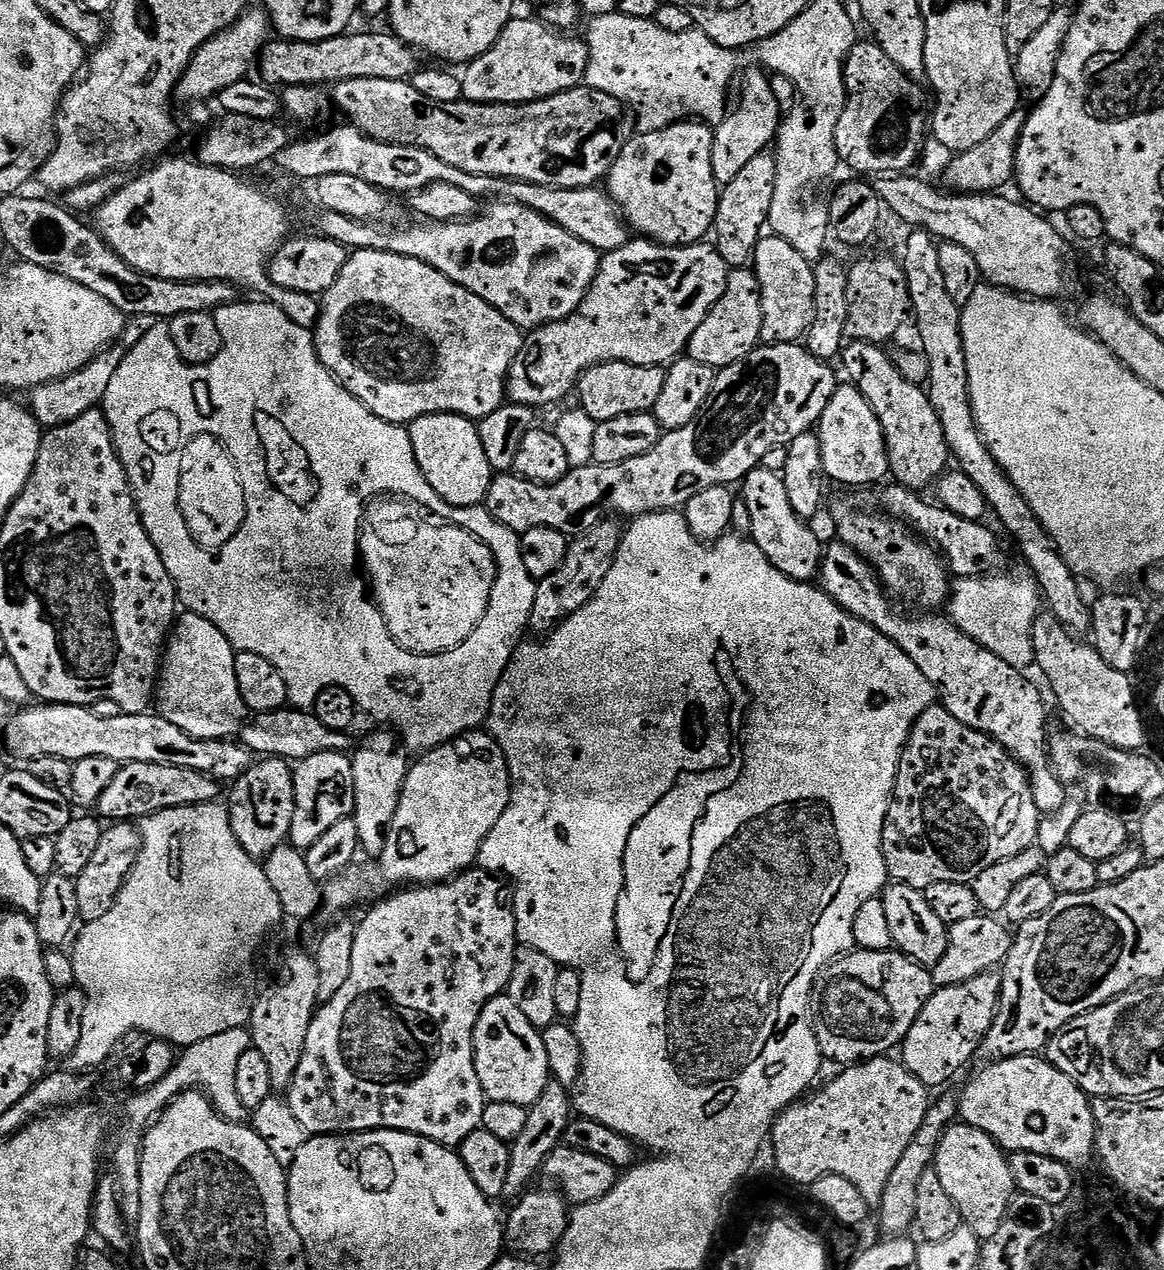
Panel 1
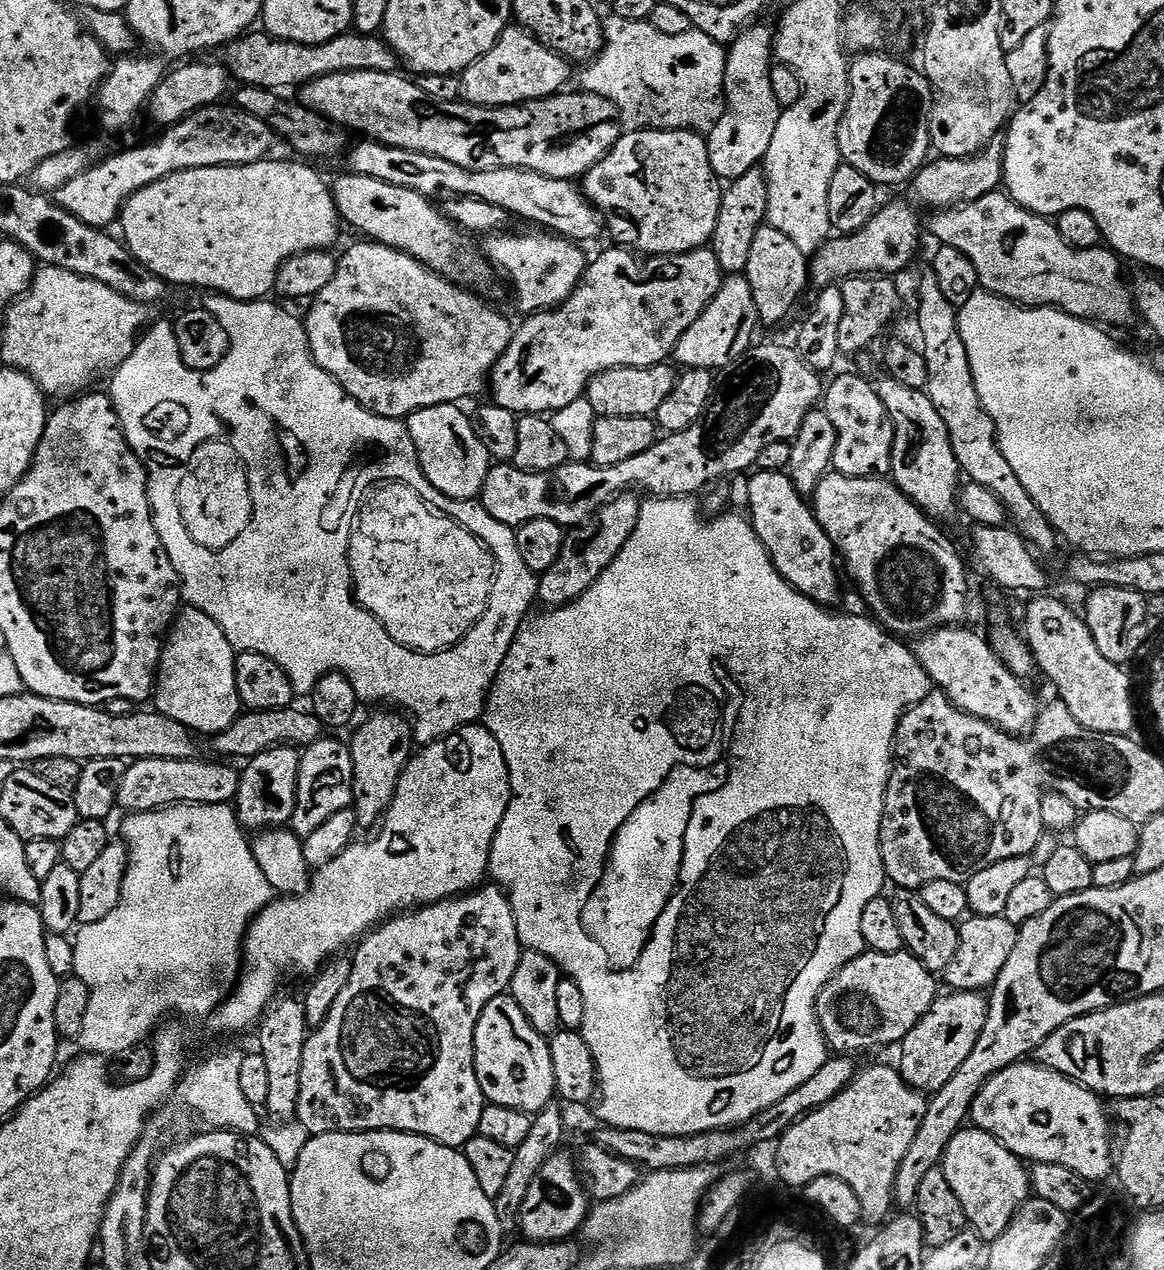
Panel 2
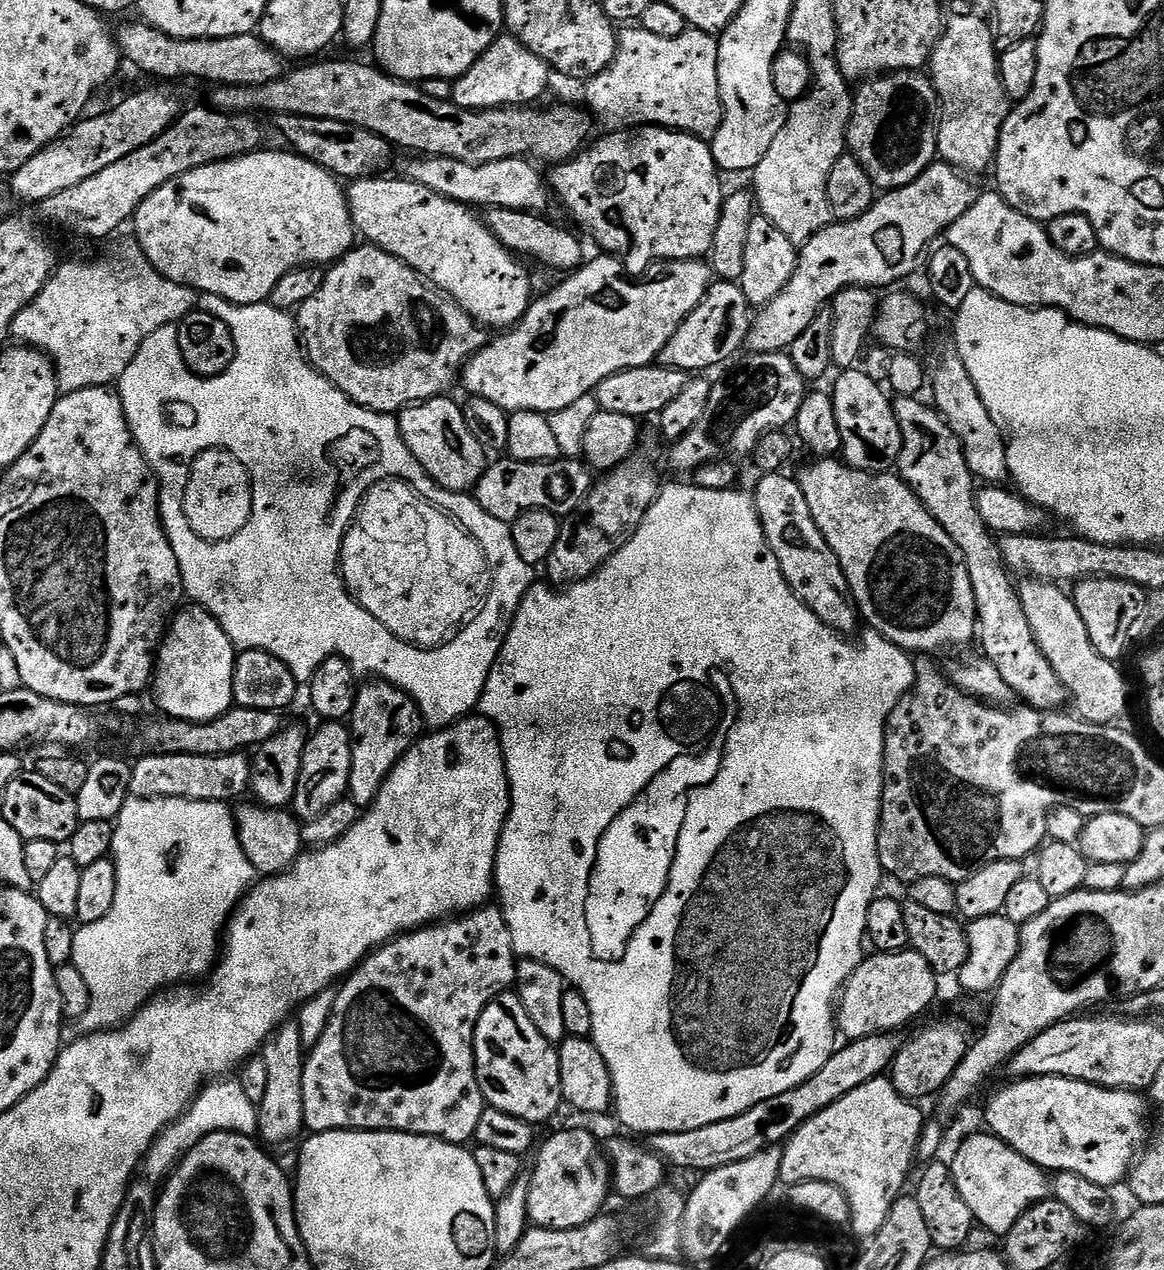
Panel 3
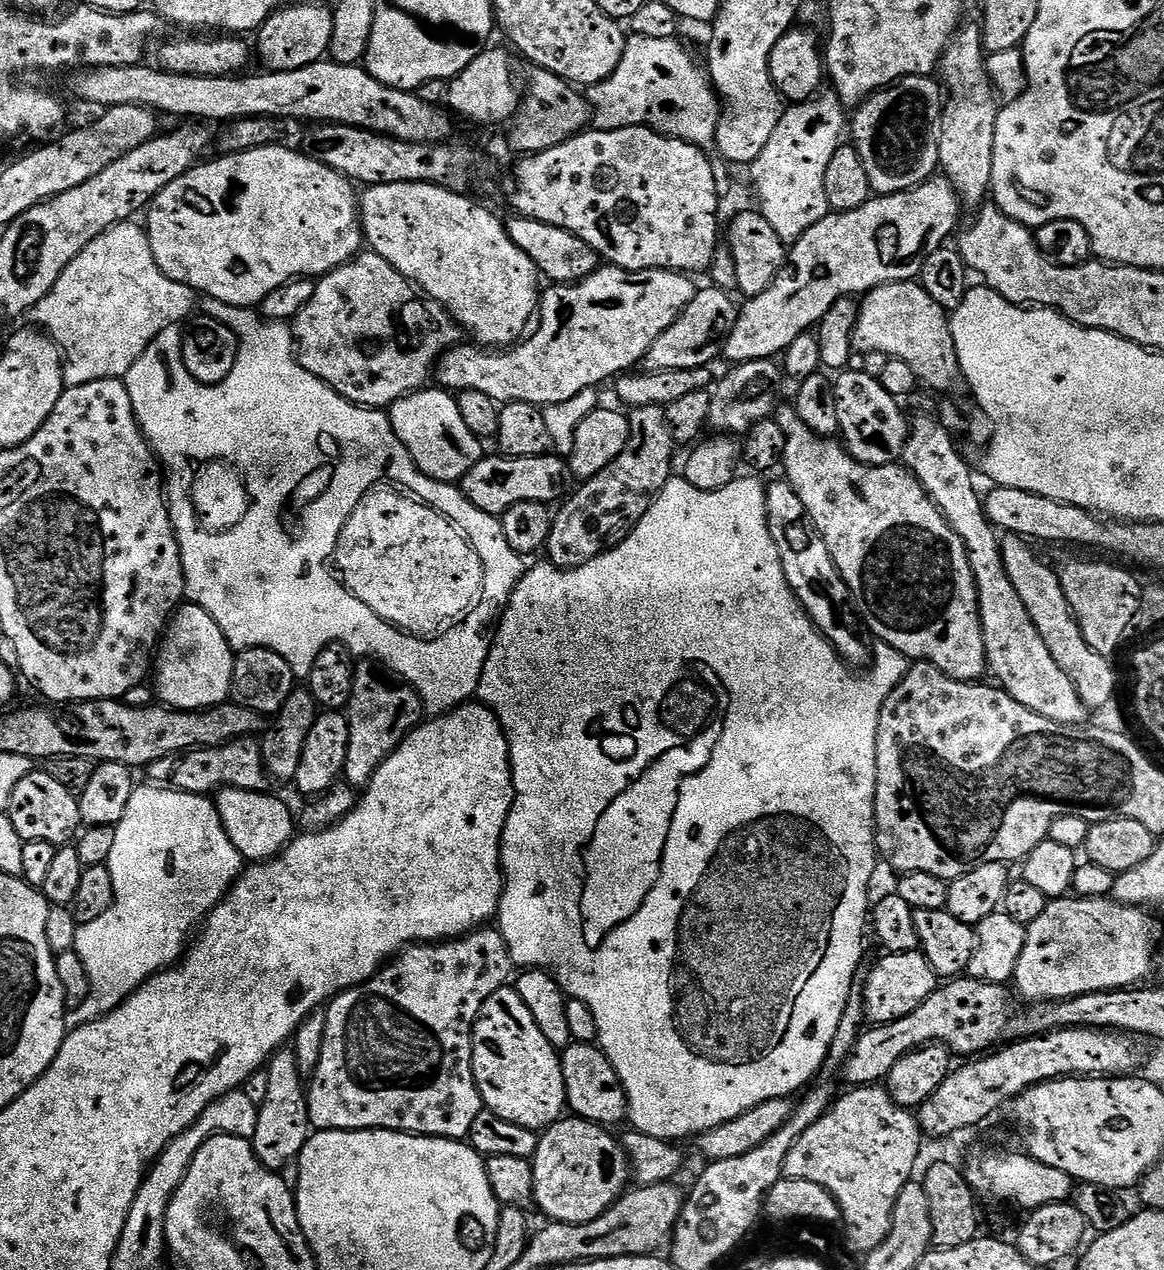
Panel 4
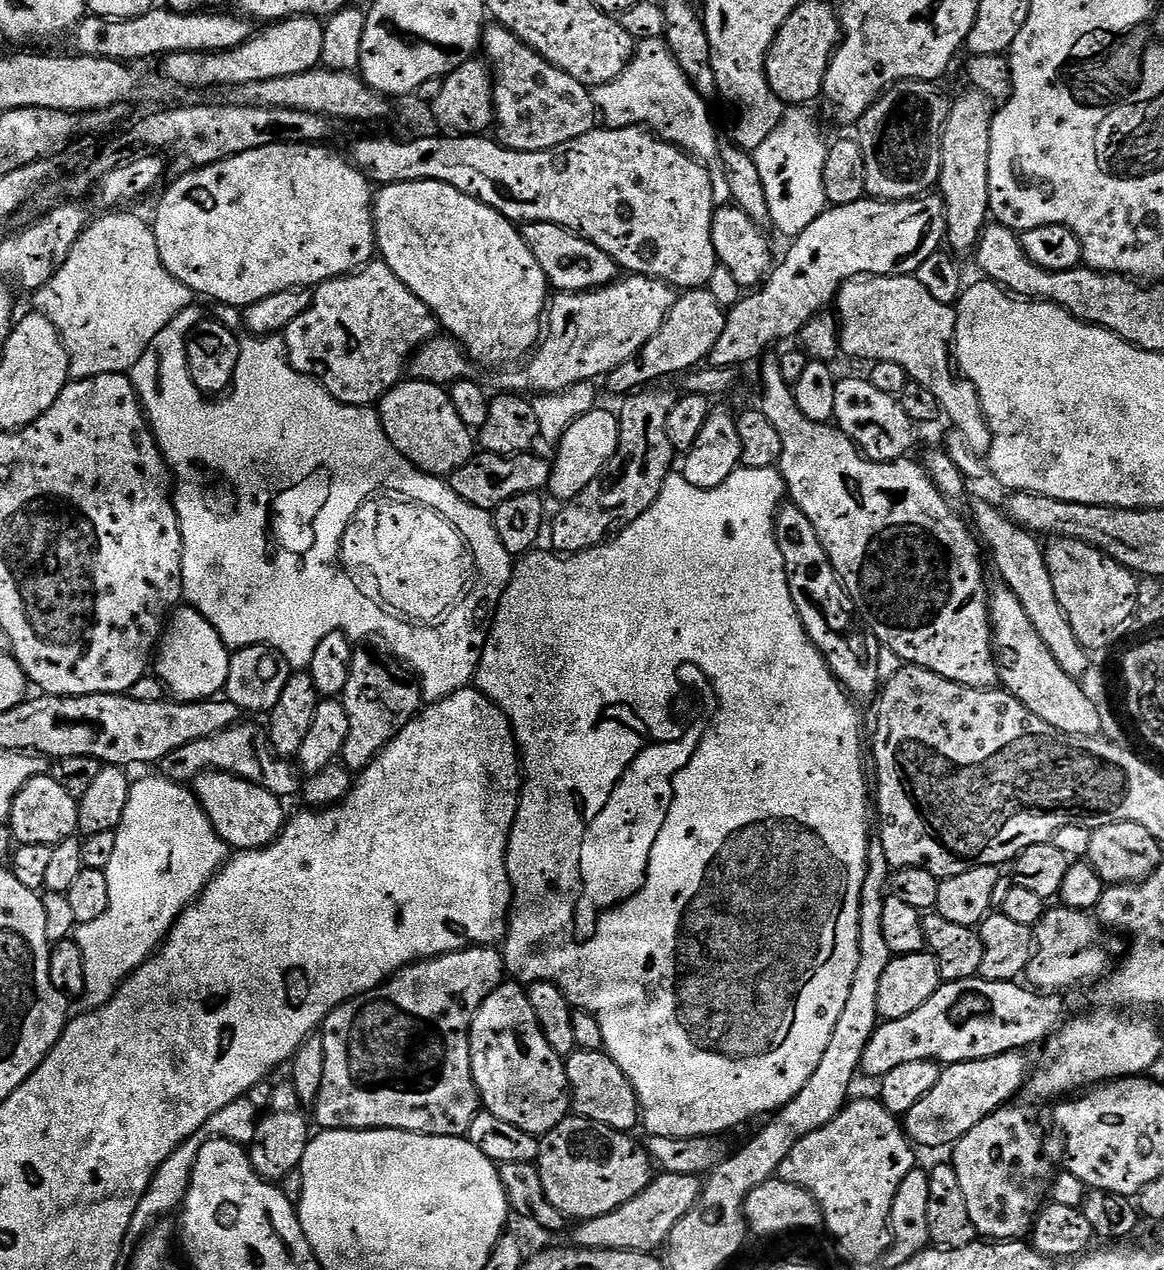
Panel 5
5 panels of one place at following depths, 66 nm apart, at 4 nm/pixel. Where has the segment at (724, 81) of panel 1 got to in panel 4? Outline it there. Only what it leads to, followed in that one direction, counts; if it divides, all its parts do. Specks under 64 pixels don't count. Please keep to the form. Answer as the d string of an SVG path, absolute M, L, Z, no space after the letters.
M629 35L624 41L622 62L618 62L618 70L610 74L601 84L593 84L586 95L592 105L591 127L598 132L609 132L619 128L651 128L664 136L673 136L679 140L690 142L705 150L715 149L716 131L722 111L722 100L718 95L707 71L673 38L642 38Z

